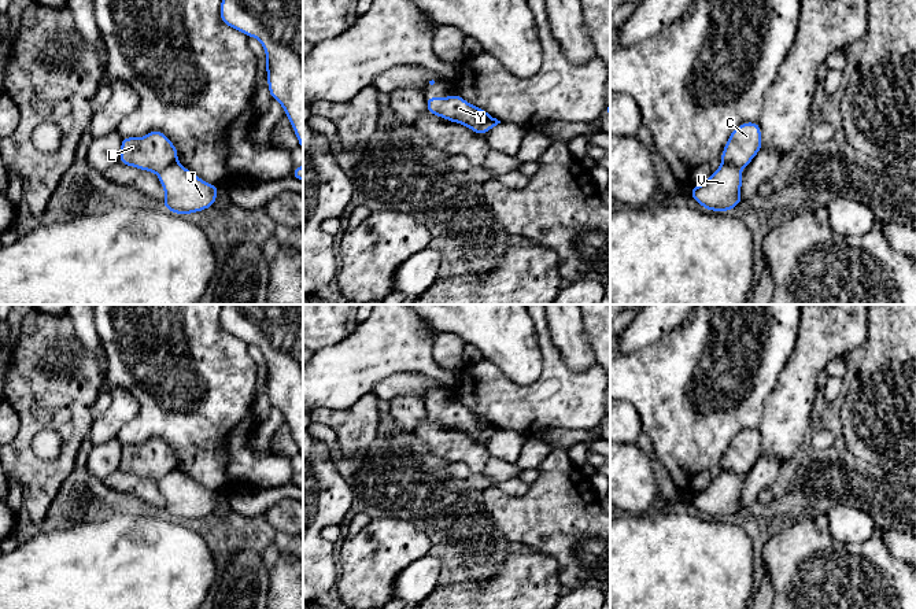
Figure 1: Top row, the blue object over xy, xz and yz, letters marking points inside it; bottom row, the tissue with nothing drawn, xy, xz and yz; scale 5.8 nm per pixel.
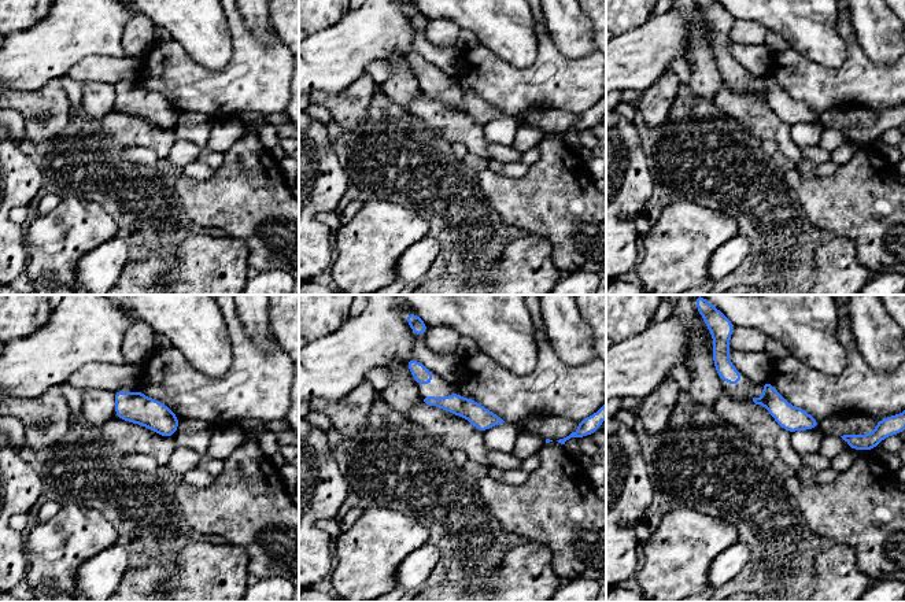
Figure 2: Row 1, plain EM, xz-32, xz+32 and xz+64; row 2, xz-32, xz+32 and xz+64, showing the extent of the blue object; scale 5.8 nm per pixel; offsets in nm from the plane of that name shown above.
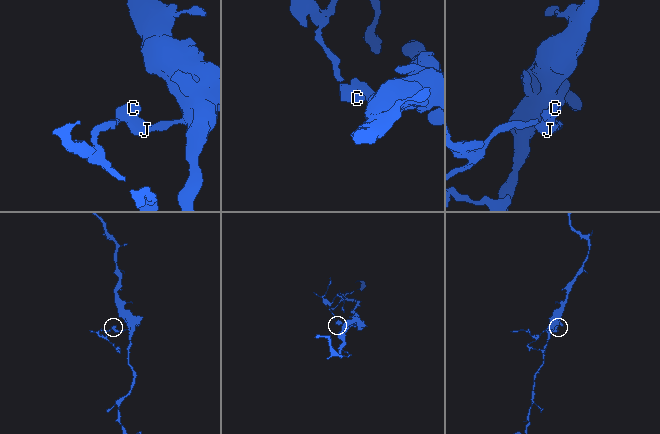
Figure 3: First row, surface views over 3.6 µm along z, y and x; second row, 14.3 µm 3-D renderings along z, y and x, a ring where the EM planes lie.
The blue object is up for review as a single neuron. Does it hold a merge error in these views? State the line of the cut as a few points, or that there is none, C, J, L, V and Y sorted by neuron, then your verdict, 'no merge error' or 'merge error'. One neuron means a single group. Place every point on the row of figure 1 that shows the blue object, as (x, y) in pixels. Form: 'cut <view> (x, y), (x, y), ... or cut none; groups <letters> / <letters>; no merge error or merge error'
cut xz (475, 107), (475, 114), (486, 132); groups C L Y / J V; merge error

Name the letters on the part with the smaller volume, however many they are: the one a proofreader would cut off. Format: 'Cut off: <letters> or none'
Cut off: C, L, Y

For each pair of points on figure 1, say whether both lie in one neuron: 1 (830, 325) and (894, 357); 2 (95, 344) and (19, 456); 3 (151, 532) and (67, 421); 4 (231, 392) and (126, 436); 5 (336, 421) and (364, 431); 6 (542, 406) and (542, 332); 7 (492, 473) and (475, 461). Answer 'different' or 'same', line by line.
1: different
2: different
3: different
4: same
5: same
6: same
7: different

